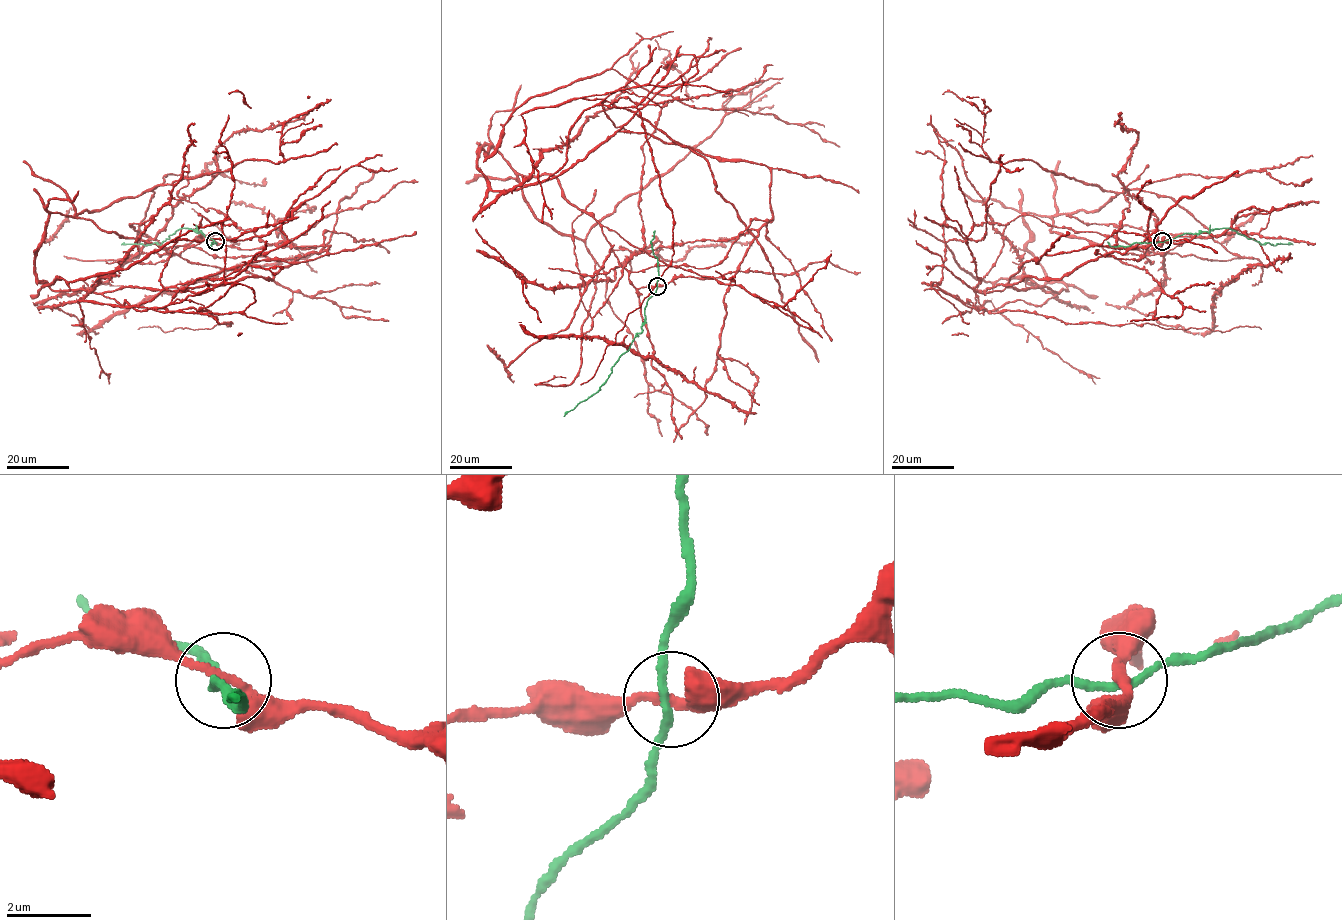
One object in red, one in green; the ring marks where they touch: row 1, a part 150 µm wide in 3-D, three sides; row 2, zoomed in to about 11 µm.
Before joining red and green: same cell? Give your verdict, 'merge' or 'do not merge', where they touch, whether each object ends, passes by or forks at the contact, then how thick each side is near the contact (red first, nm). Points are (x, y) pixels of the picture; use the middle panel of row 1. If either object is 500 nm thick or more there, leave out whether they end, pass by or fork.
do not merge; place (657, 286); red passes by; green passes by; calibres 240 and 180 nm

